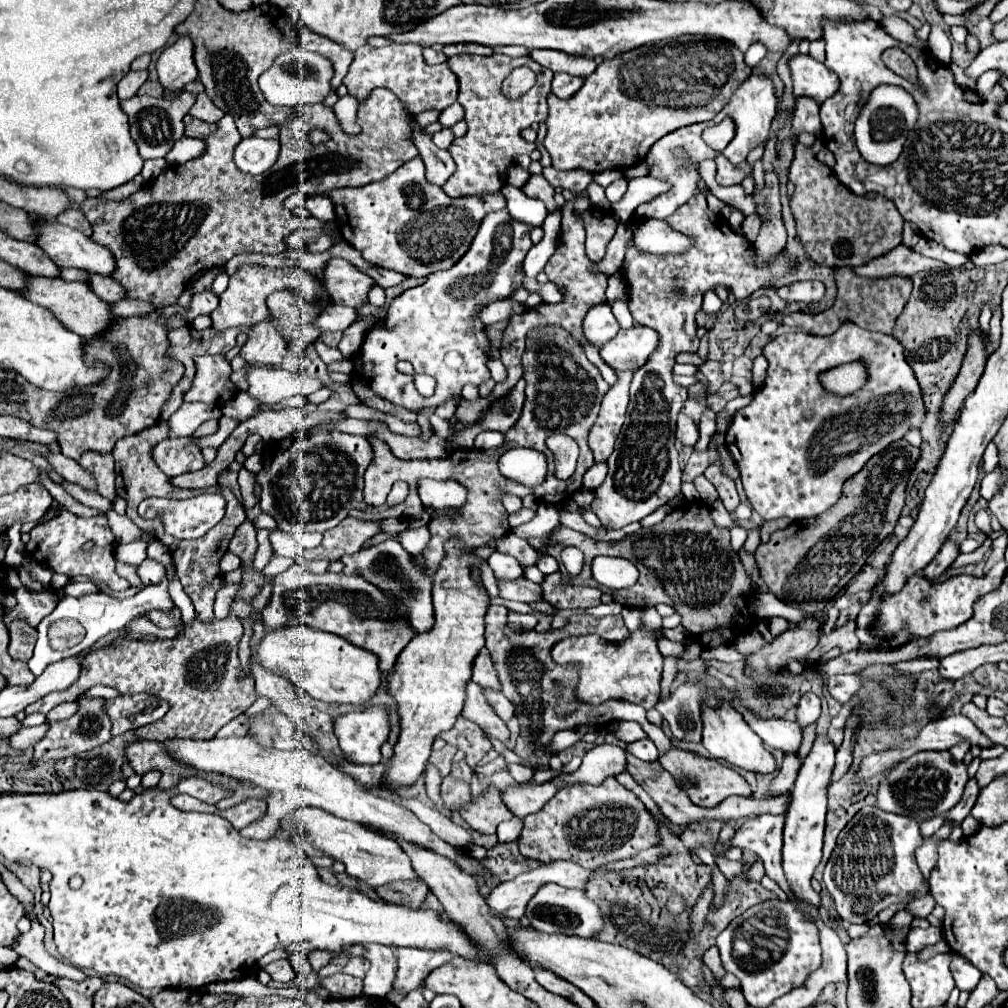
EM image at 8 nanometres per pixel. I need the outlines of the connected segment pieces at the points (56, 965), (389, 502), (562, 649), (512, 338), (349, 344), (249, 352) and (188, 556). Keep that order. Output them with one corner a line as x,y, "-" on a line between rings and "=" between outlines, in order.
30,919
30,923
32,923
32,929
28,933
20,935
16,939
16,943
12,945
20,957
30,959
36,967
44,969
50,975
68,977
68,979
78,981
78,983
84,981
84,979
88,979
88,975
82,969
76,969
76,967
68,965
68,963
60,963
54,957
50,957
44,951
44,945
42,945
42,939
44,939
44,927
42,927
42,923
38,919
=
396,481
387,497
386,503
375,509
378,511
386,511
386,509
390,509
390,507
403,502
408,497
408,491
410,489
408,489
408,483
406,481
=
654,607
642,609
644,629
632,633
626,641
606,641
598,635
568,637
554,645
552,657
556,663
582,663
580,683
576,687
576,697
584,703
604,703
608,699
626,699
630,703
652,709
658,703
660,693
660,675
664,657
658,651
654,631
662,627
662,617
=
580,191
576,193
576,197
572,201
566,201
562,207
562,235
560,235
560,243
556,253
550,257
550,261
544,267
544,273
548,275
548,279
556,285
564,285
566,287
566,295
562,299
562,303
550,305
550,303
540,303
538,307
528,309
524,315
514,315
510,319
508,329
504,331
504,341
502,341
502,363
508,369
508,379
504,383
496,383
492,395
488,398
479,397
476,403
468,403
462,401
454,413
454,417
458,419
458,423
462,425
474,425
482,419
482,415
486,413
486,409
490,409
490,405
494,401
498,401
498,397
504,397
506,393
510,393
510,389
514,389
514,383
522,377
522,353
524,353
524,343
526,343
526,335
530,329
536,329
538,325
560,325
562,329
566,329
580,345
586,345
588,339
582,333
582,321
584,315
588,311
590,305
594,303
604,303
604,291
608,287
608,275
594,271
594,261
590,261
584,253
584,225
582,225
582,213
590,207
590,197
588,191
=
368,315
364,319
356,319
348,329
344,329
344,335
342,335
342,341
338,343
338,349
342,351
344,357
350,357
356,353
356,349
360,347
362,343
362,333
376,323
376,317
=
266,319
258,323
252,333
248,335
246,345
240,351
240,357
246,363
262,363
262,365
280,365
286,357
288,349
282,341
280,331
272,323
272,319
=
210,487
208,493
220,493
226,499
226,513
224,513
222,521
218,525
214,525
206,535
196,539
196,541
176,541
176,543
172,543
172,559
174,559
174,565
176,565
178,579
184,587
184,591
186,591
186,595
192,599
192,603
196,607
196,617
202,619
202,621
214,621
214,611
212,611
214,595
222,587
220,559
228,551
228,545
230,545
230,539
232,539
236,527
246,519
244,507
240,507
240,503
236,501
236,497
232,495
230,489

